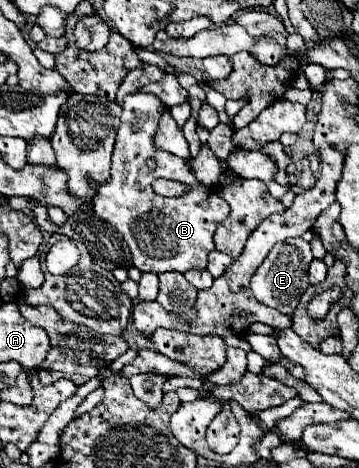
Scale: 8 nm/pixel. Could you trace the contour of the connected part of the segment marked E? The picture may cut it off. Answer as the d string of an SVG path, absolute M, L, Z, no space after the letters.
M302 237L274 245L274 249L268 253L268 257L262 261L262 265L254 271L254 277L250 279L250 289L256 297L256 301L260 301L284 315L292 315L300 301L300 295L306 291L306 285L308 285L306 269L312 259L314 257L310 251L310 243L306 243Z

